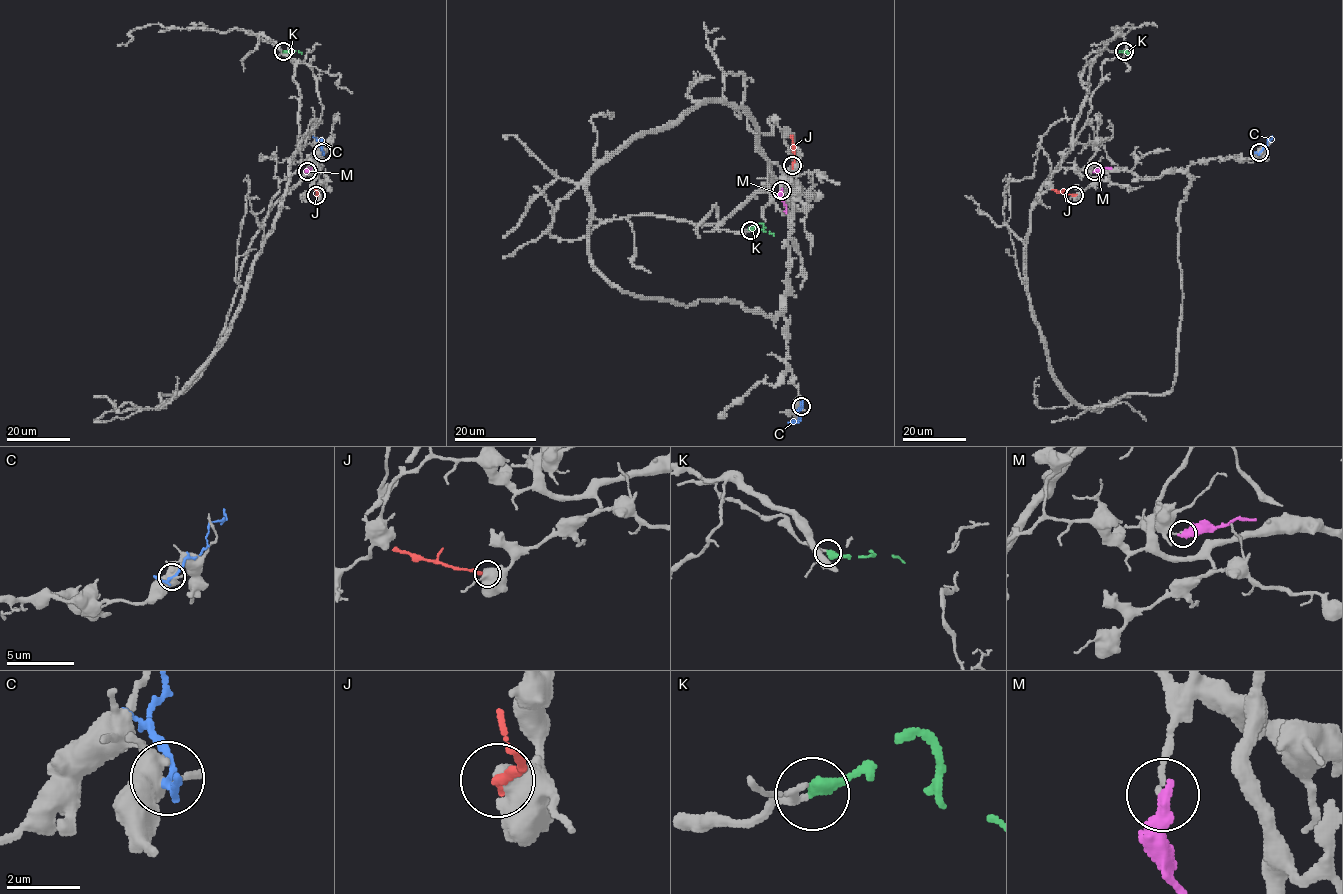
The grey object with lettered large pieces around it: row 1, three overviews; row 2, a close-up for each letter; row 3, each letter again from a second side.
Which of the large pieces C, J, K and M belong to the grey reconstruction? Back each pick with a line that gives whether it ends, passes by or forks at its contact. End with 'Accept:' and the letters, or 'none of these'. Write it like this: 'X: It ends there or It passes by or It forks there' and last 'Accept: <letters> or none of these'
K: It ends there
Accept: K

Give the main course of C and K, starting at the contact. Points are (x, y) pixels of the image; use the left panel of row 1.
C: (323, 153), (322, 139), (312, 136)
K: (283, 51), (301, 53)

